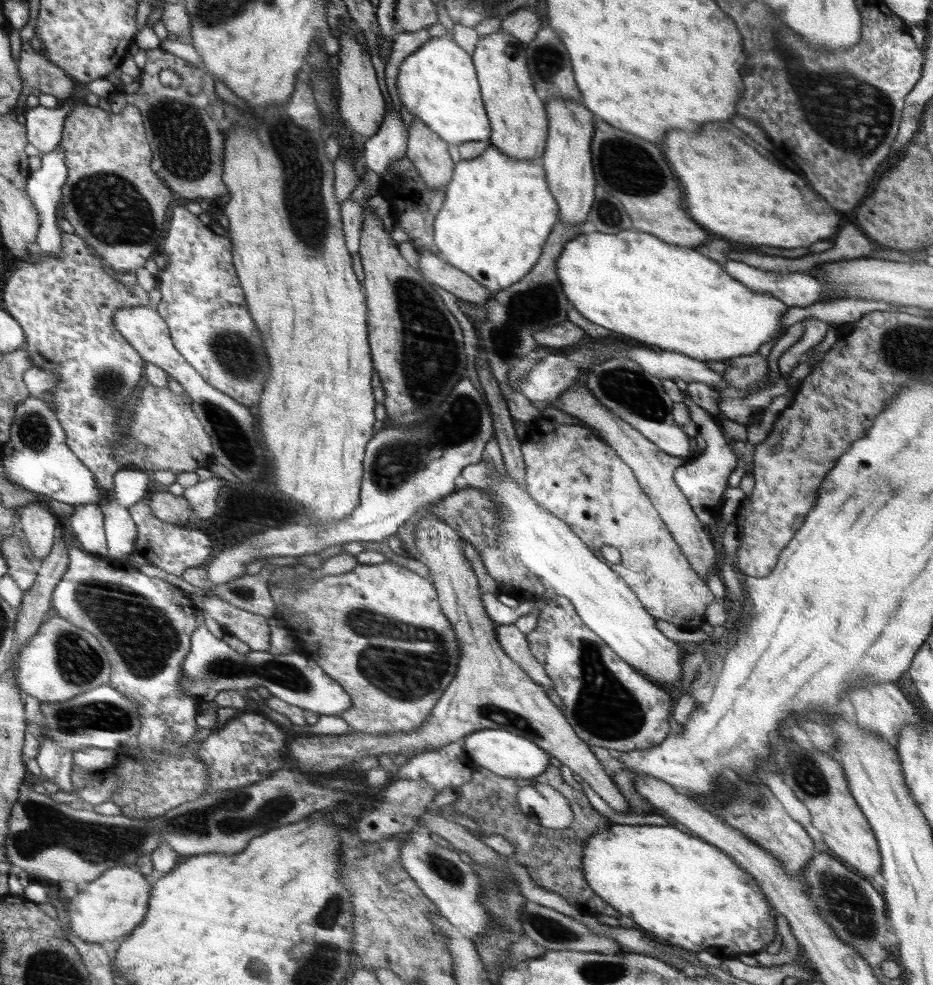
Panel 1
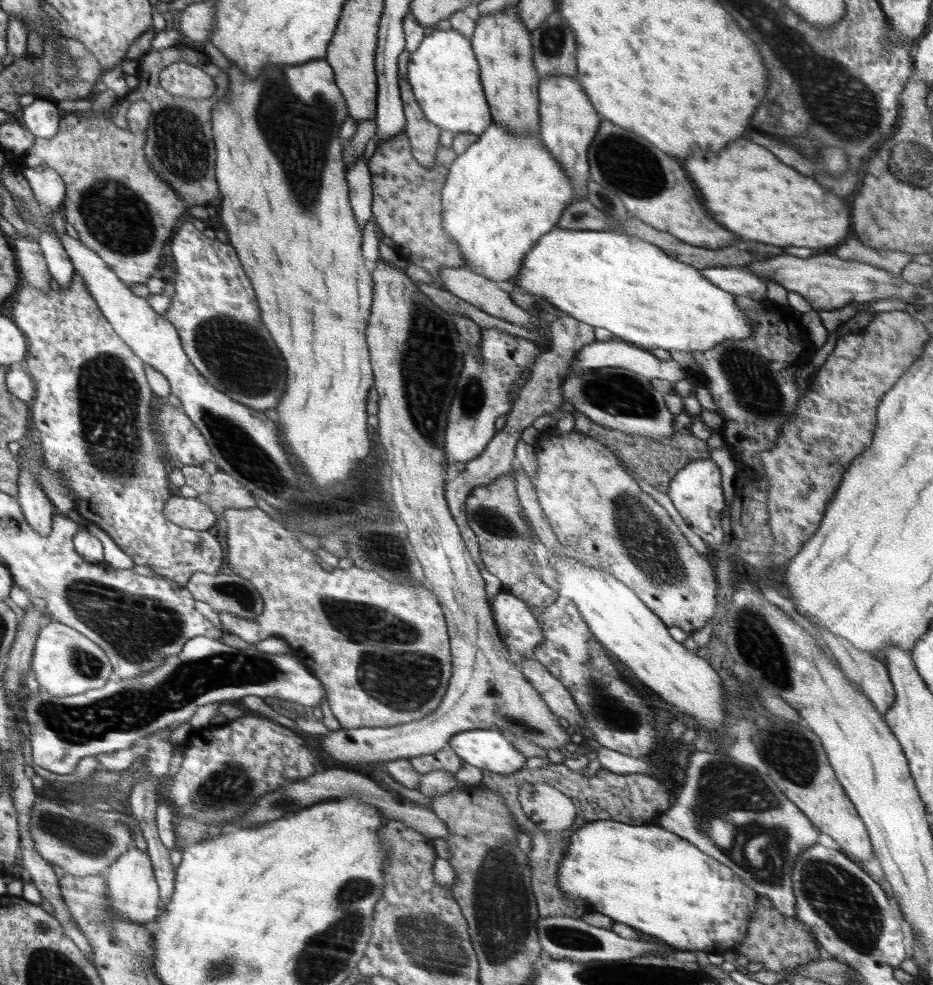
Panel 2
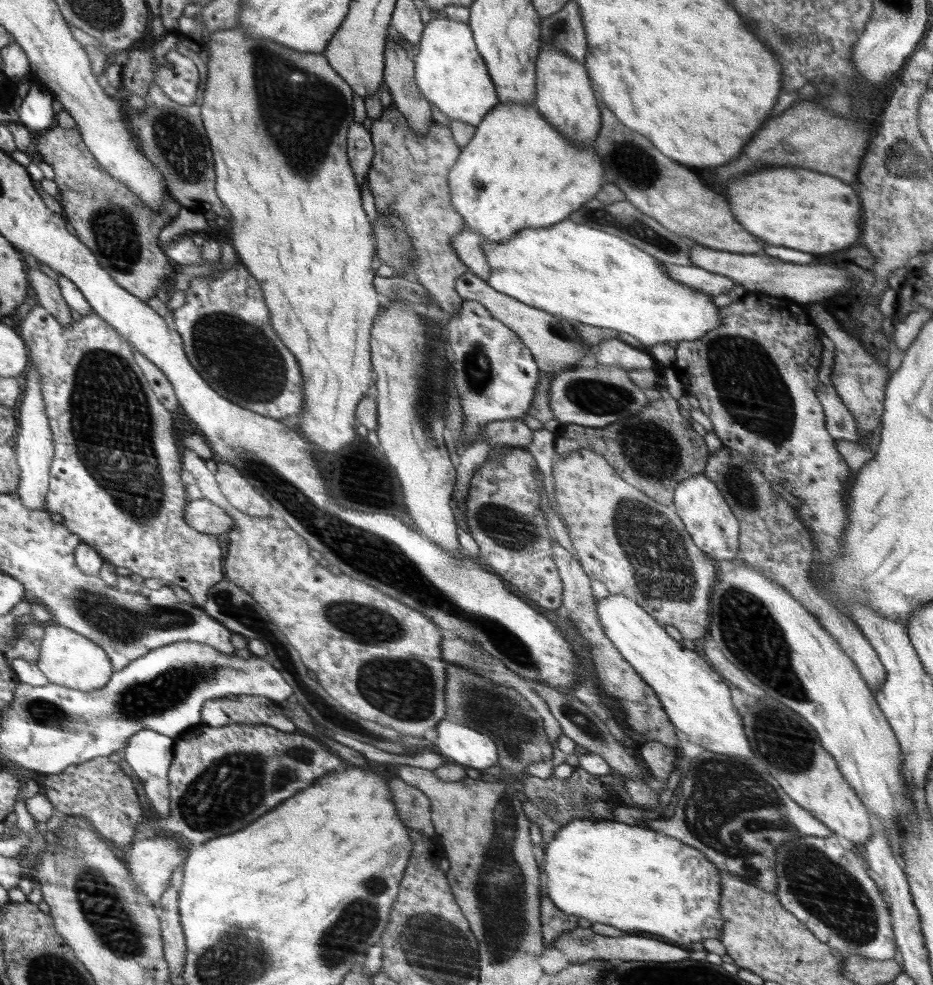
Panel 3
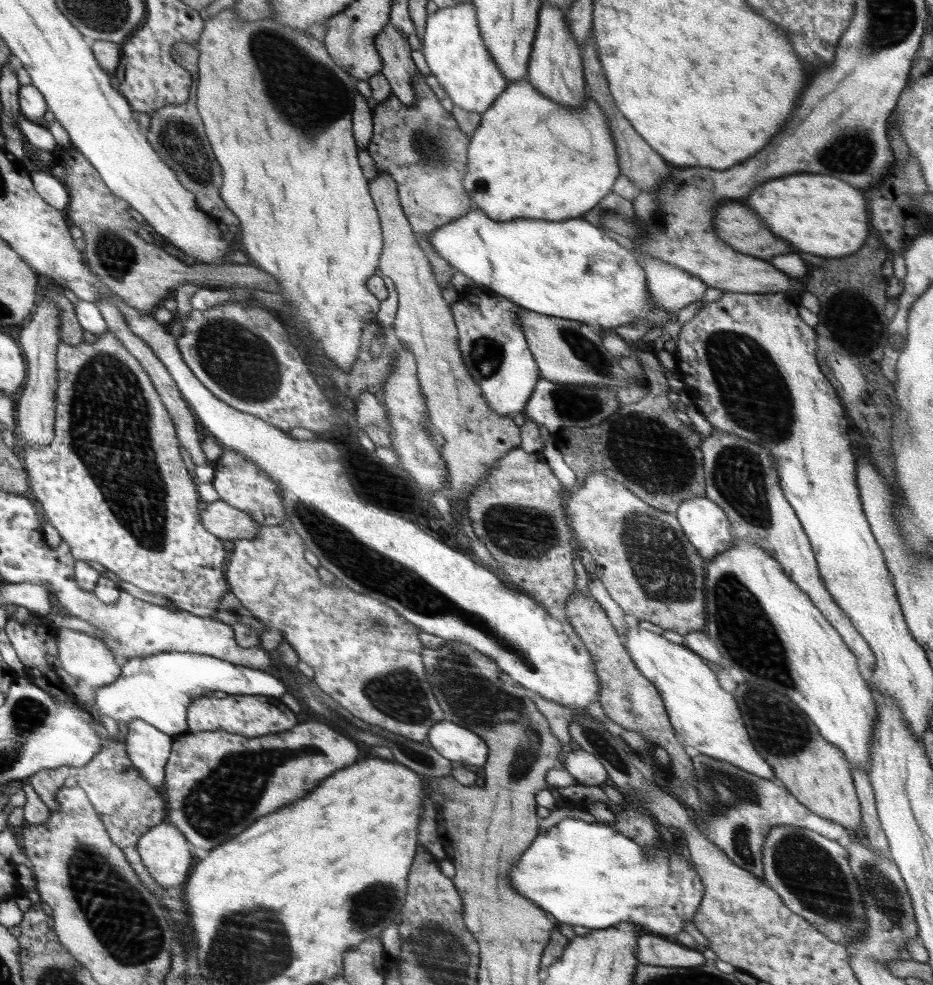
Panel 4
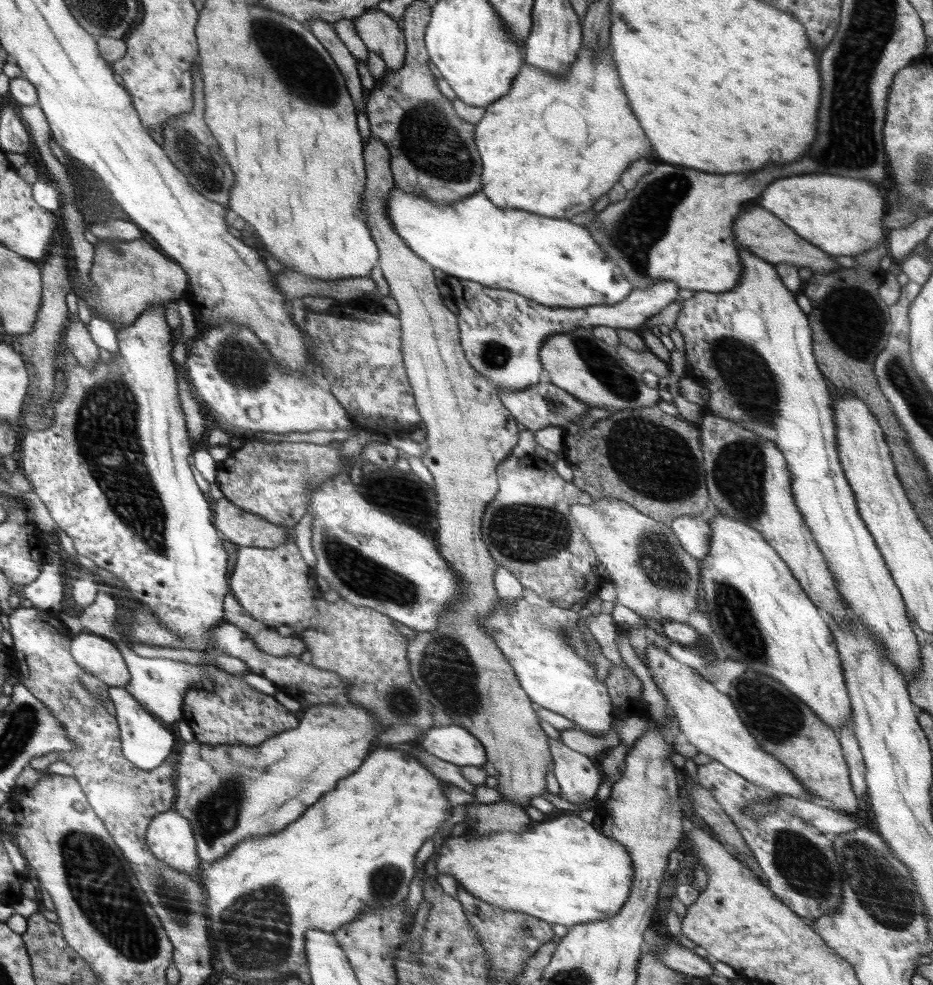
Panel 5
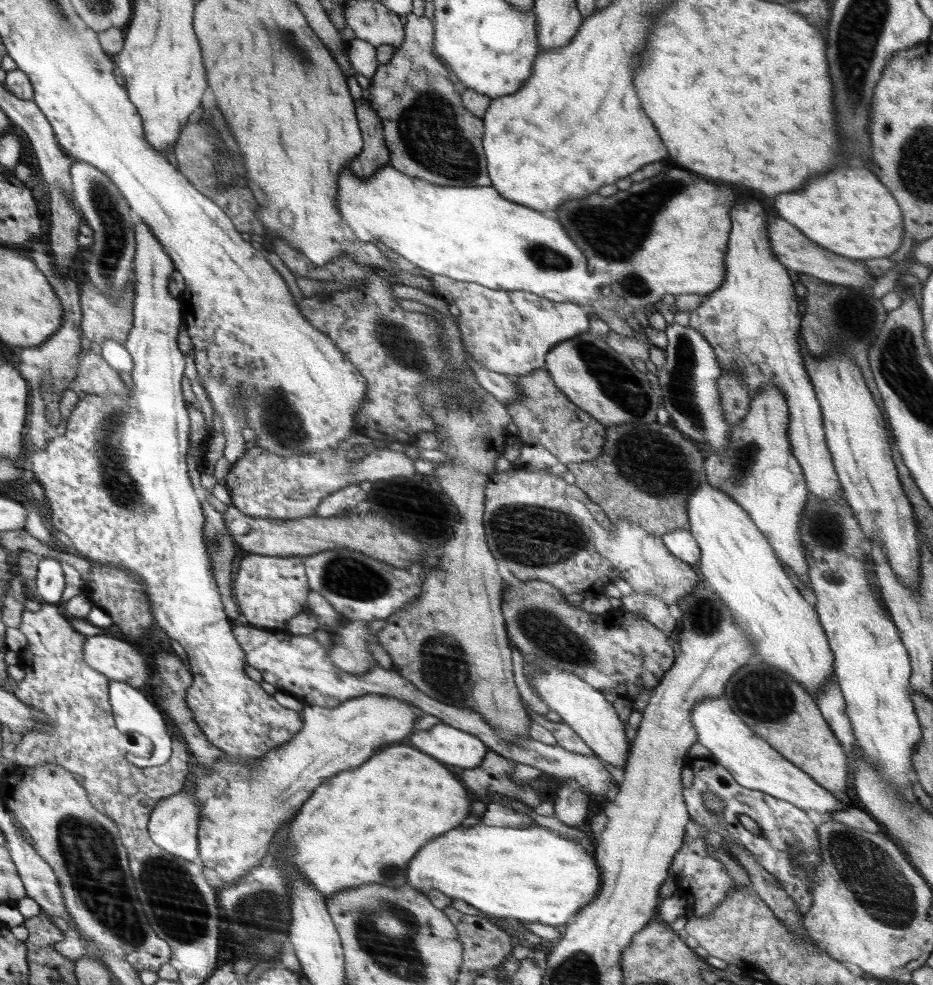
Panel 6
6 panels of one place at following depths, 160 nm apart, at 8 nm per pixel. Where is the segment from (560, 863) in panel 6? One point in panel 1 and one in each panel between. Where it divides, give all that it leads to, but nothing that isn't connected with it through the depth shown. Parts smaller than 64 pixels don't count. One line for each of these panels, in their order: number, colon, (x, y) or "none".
1: (685, 892)
2: (642, 875)
3: (641, 881)
4: (582, 874)
5: (566, 872)

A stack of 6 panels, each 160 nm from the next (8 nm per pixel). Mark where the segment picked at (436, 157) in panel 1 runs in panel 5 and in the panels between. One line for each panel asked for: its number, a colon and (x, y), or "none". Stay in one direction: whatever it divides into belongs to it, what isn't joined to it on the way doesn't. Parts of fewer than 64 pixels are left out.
2: (424, 136)
3: (399, 78)
4: (399, 69)
5: (379, 30)

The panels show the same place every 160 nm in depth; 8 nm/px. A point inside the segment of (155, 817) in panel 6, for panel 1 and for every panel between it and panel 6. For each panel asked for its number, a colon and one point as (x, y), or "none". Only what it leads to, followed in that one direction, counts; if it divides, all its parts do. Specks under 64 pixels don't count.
1: (117, 902)
2: (134, 894)
3: (152, 860)
4: (164, 850)
5: (170, 836)

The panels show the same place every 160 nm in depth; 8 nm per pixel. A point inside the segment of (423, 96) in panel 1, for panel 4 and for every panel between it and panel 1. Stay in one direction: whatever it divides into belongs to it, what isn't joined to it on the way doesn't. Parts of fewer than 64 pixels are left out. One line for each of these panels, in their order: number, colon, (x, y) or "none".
2: (443, 72)
3: (451, 74)
4: (454, 50)

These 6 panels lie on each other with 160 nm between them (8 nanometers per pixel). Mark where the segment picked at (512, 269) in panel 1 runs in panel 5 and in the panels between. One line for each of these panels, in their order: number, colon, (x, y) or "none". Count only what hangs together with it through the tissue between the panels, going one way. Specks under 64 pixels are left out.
2: (504, 192)
3: (517, 172)
4: (516, 169)
5: (553, 173)

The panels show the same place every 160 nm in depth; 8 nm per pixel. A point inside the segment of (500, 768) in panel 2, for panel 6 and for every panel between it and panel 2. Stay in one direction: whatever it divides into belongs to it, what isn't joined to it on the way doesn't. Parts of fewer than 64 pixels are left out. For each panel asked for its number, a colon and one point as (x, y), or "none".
3: (464, 746)
4: (455, 743)
5: (451, 743)
6: (464, 750)

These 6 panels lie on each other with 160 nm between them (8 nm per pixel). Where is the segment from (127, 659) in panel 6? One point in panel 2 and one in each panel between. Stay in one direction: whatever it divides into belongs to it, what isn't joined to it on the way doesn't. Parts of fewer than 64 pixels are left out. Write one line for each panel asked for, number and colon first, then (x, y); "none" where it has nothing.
2: (65, 662)
3: (67, 658)
4: (89, 660)
5: (96, 656)

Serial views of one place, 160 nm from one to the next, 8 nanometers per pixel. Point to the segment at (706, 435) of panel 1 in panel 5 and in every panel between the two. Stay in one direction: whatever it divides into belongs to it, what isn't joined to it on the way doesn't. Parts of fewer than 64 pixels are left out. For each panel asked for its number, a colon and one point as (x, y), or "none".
2: (696, 492)
3: (713, 528)
4: (705, 524)
5: (694, 533)

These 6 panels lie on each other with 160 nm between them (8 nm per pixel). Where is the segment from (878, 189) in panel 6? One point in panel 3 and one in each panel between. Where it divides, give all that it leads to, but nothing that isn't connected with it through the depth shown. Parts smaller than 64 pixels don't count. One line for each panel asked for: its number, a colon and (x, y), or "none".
3: (816, 213)
4: (815, 213)
5: (843, 216)

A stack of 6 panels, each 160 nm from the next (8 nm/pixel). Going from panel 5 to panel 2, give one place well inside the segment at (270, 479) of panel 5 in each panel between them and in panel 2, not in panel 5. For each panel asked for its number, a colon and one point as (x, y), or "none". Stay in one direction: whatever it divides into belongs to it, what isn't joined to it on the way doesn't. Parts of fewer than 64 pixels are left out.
2: (227, 492)
3: (239, 492)
4: (238, 481)

